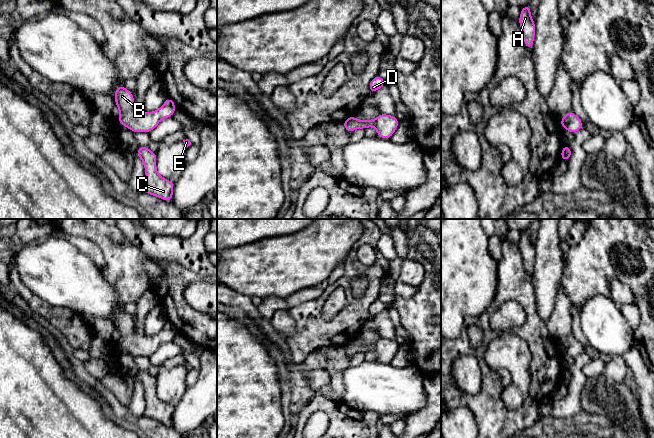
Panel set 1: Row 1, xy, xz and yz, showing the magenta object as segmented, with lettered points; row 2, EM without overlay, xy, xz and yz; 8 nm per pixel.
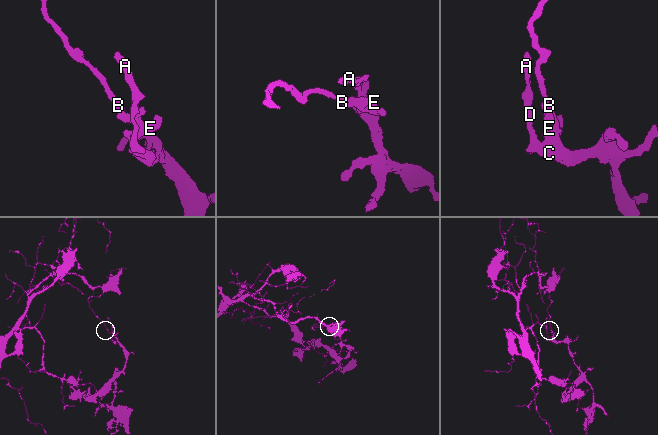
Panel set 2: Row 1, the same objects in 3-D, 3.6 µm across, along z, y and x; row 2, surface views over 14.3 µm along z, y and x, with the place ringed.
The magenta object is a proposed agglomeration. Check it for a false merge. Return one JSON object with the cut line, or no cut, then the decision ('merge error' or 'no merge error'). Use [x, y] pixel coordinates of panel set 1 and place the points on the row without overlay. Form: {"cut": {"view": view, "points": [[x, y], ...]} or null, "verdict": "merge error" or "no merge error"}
{"cut": null, "verdict": "no merge error"}

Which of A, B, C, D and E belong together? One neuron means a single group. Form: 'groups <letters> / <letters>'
groups A B C D E

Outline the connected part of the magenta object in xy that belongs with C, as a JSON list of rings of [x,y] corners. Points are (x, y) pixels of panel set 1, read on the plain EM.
[[[139,370],[137,380],[143,385],[146,399],[144,416],[161,422],[166,426],[173,423],[174,406],[163,402],[156,393],[156,376],[149,374],[148,370]]]

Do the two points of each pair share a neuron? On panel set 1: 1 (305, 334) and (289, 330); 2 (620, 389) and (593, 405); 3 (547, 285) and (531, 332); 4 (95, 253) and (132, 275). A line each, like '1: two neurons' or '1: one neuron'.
1: two neurons
2: one neuron
3: two neurons
4: two neurons

